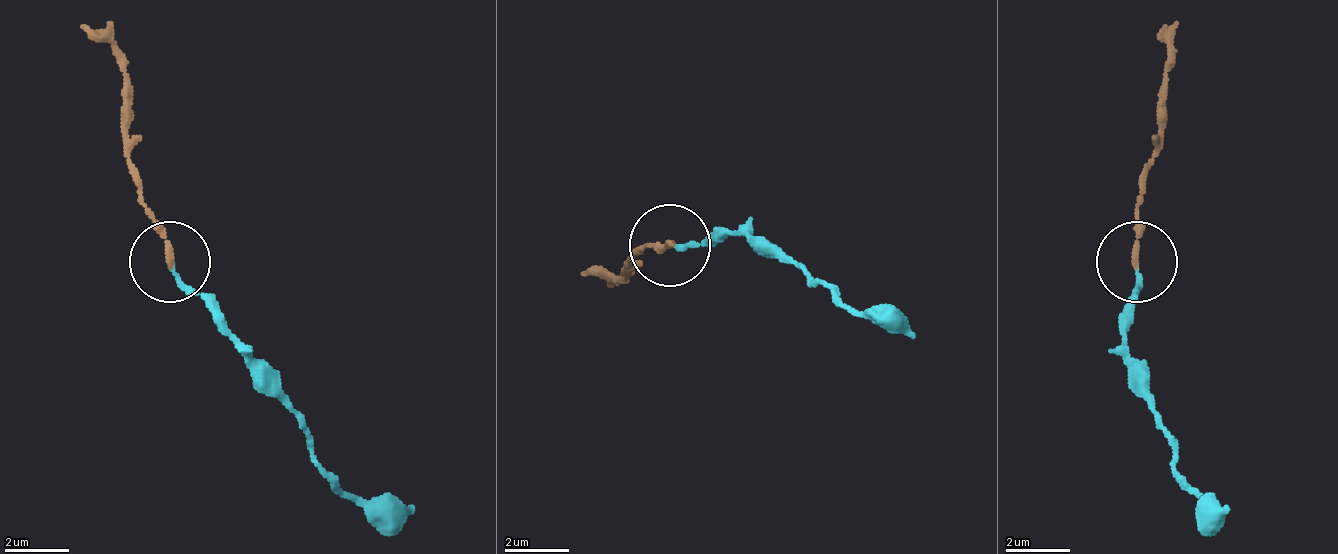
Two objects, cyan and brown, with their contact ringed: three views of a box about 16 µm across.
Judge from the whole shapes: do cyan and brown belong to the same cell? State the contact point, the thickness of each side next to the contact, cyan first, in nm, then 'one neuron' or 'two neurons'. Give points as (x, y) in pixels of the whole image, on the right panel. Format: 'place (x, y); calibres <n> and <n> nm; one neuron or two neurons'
place (1136, 261); calibres 130 and 190 nm; one neuron

